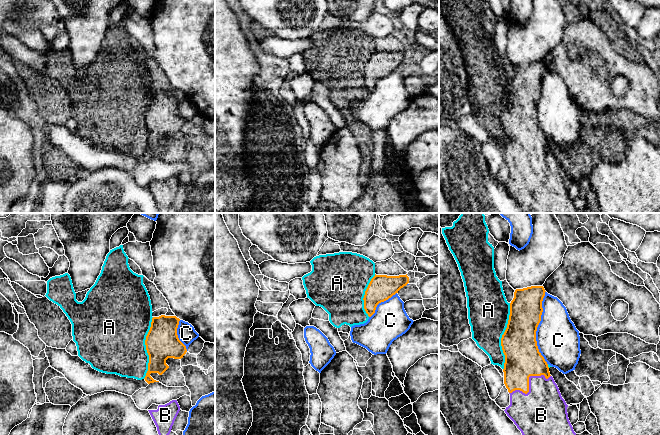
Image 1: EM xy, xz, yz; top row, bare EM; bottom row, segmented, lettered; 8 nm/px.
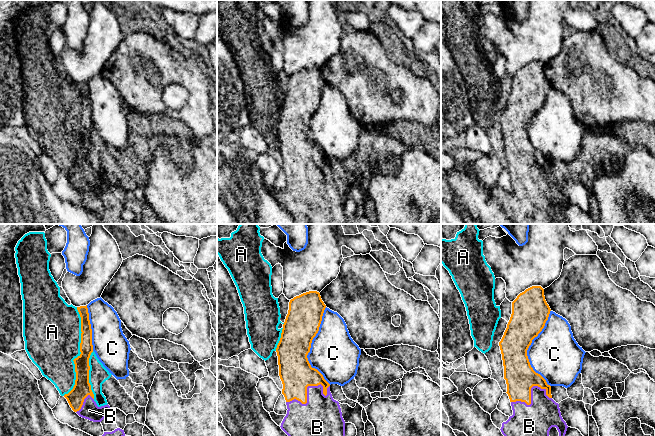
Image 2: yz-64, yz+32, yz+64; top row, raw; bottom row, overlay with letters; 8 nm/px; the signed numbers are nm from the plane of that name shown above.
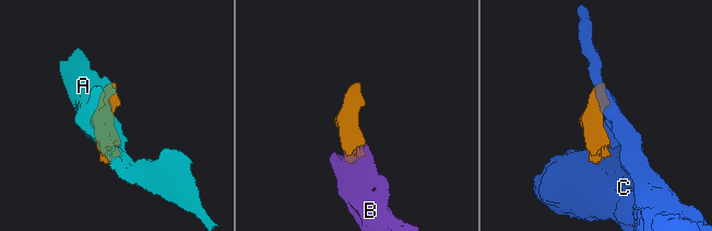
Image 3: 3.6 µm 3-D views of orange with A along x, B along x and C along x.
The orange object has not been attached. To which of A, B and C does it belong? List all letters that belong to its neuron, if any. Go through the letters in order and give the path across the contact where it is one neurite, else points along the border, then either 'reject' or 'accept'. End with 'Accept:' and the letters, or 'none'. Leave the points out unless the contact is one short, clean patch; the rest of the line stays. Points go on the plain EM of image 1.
A: reject
B: accept
C: reject
Accept: B

